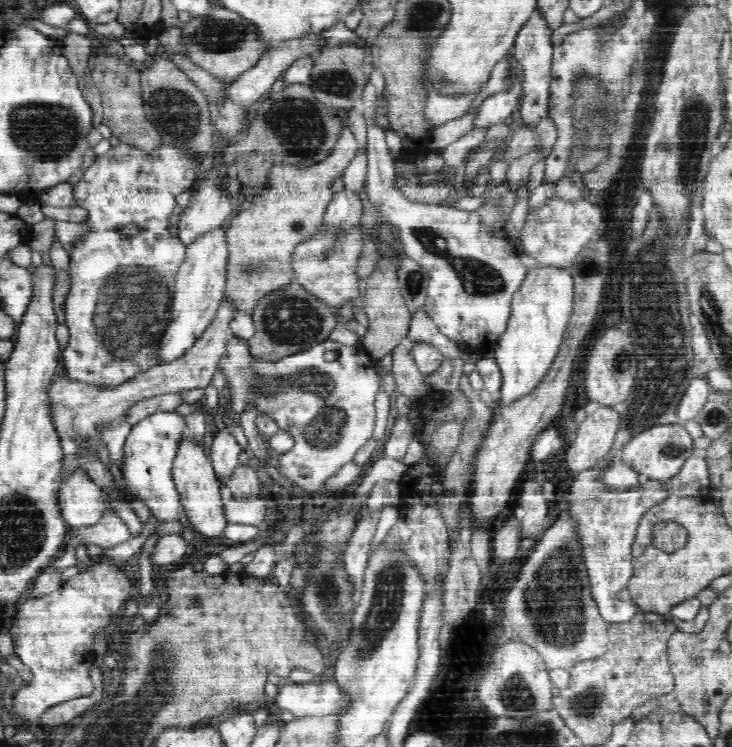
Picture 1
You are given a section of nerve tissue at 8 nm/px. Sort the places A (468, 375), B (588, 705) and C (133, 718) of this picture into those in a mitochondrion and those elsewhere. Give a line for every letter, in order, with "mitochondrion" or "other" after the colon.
A: other
B: mitochondrion
C: mitochondrion

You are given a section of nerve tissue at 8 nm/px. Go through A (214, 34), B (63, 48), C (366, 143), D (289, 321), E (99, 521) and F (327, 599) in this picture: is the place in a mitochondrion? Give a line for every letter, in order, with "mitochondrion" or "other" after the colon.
A: mitochondrion
B: other
C: other
D: mitochondrion
E: other
F: mitochondrion

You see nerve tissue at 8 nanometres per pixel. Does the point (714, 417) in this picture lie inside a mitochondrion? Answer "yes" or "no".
yes

